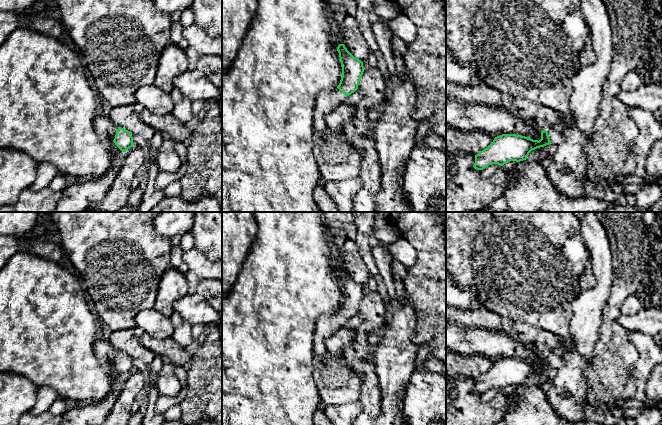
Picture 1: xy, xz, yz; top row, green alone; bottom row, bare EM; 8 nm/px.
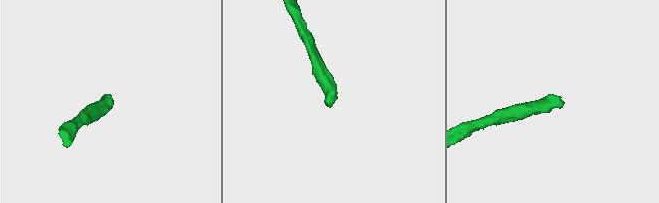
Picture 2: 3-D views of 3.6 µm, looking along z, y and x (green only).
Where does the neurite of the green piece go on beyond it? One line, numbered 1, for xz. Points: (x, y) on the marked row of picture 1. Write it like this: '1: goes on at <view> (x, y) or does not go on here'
1: goes on at xz (327, 101)

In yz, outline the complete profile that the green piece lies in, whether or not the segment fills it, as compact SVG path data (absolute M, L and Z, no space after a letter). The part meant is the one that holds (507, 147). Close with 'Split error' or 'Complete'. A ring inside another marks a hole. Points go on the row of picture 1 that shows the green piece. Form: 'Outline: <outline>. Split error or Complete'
Outline: M545 120L538 121L537 125L542 130L539 141L516 134L502 134L495 137L487 148L475 155L473 167L483 170L492 164L503 166L510 161L520 162L526 160L532 150L549 144L557 145L563 141L563 133L556 131Z. Split error

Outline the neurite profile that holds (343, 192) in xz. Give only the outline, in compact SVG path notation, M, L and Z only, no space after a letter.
M360 177L339 181L325 181L323 185L340 212L353 212L354 201L363 186Z

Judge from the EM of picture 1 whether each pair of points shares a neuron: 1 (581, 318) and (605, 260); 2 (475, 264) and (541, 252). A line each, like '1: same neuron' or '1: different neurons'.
1: same neuron
2: same neuron

